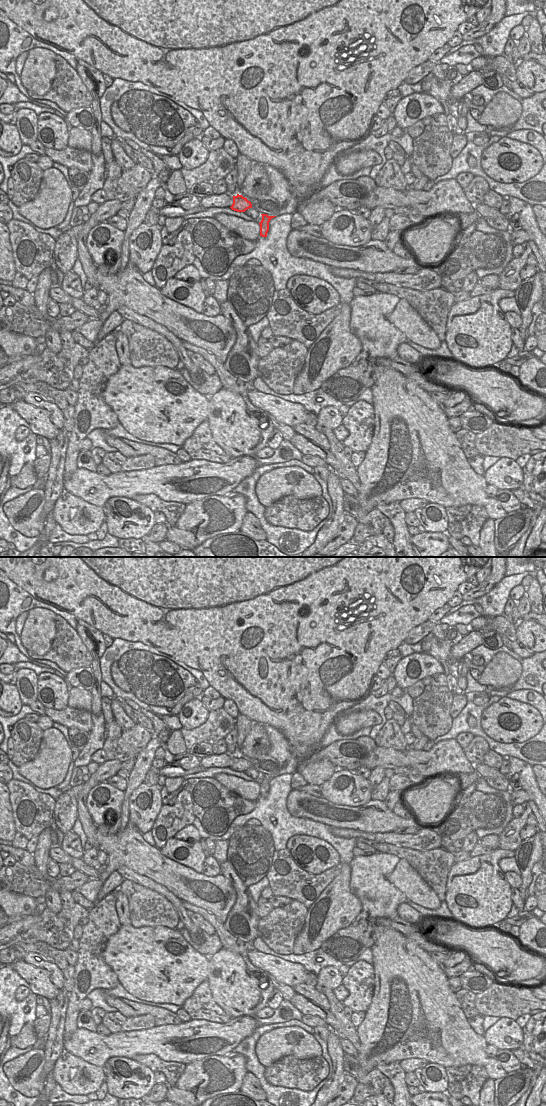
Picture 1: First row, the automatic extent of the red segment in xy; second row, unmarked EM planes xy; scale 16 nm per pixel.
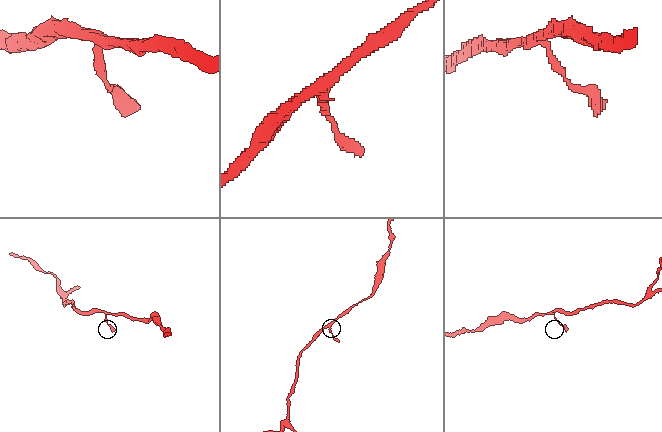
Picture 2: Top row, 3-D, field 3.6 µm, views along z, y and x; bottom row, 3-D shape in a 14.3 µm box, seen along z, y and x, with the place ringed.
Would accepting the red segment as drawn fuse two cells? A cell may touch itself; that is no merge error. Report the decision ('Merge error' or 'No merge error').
No merge error.

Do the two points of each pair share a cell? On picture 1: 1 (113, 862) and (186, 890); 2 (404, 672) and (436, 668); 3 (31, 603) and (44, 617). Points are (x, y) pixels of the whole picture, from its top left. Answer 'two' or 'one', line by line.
1: one
2: one
3: two

